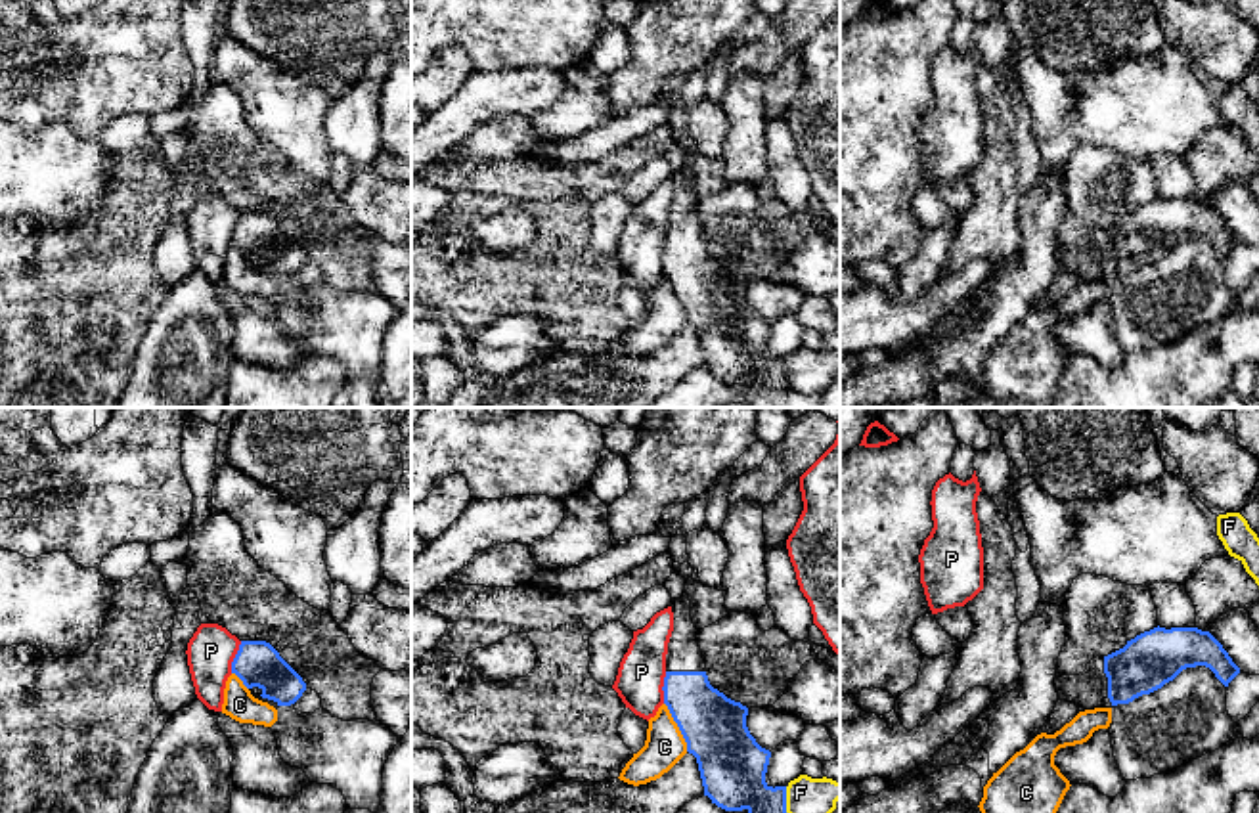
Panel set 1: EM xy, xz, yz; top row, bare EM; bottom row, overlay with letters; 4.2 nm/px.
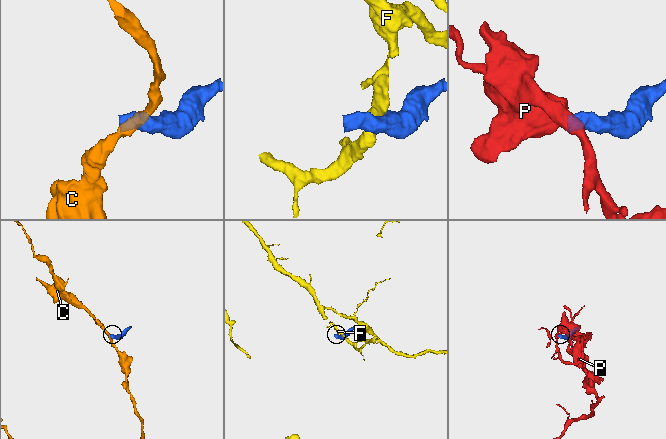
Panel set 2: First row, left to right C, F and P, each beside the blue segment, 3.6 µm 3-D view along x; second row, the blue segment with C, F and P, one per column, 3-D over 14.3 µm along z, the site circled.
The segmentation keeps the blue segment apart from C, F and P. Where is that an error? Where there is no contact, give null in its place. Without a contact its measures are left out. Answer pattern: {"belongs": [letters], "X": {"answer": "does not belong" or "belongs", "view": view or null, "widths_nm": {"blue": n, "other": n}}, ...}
{"belongs": [], "C": {"answer": "does not belong", "view": "xz", "widths_nm": {"blue": 280, "other": 170}}, "F": {"answer": "does not belong", "view": "xz", "widths_nm": {"blue": 240, "other": 190}}, "P": {"answer": "does not belong", "view": "xy", "widths_nm": {"blue": 190, "other": 200}}}

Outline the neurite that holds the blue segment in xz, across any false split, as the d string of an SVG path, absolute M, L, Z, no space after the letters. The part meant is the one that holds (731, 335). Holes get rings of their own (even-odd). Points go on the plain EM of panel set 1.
M687 163L672 184L664 275L696 329L704 367L725 383L748 383L739 407L819 407L821 396L786 385L786 358L765 354L771 323L750 306L748 279L710 256Z

